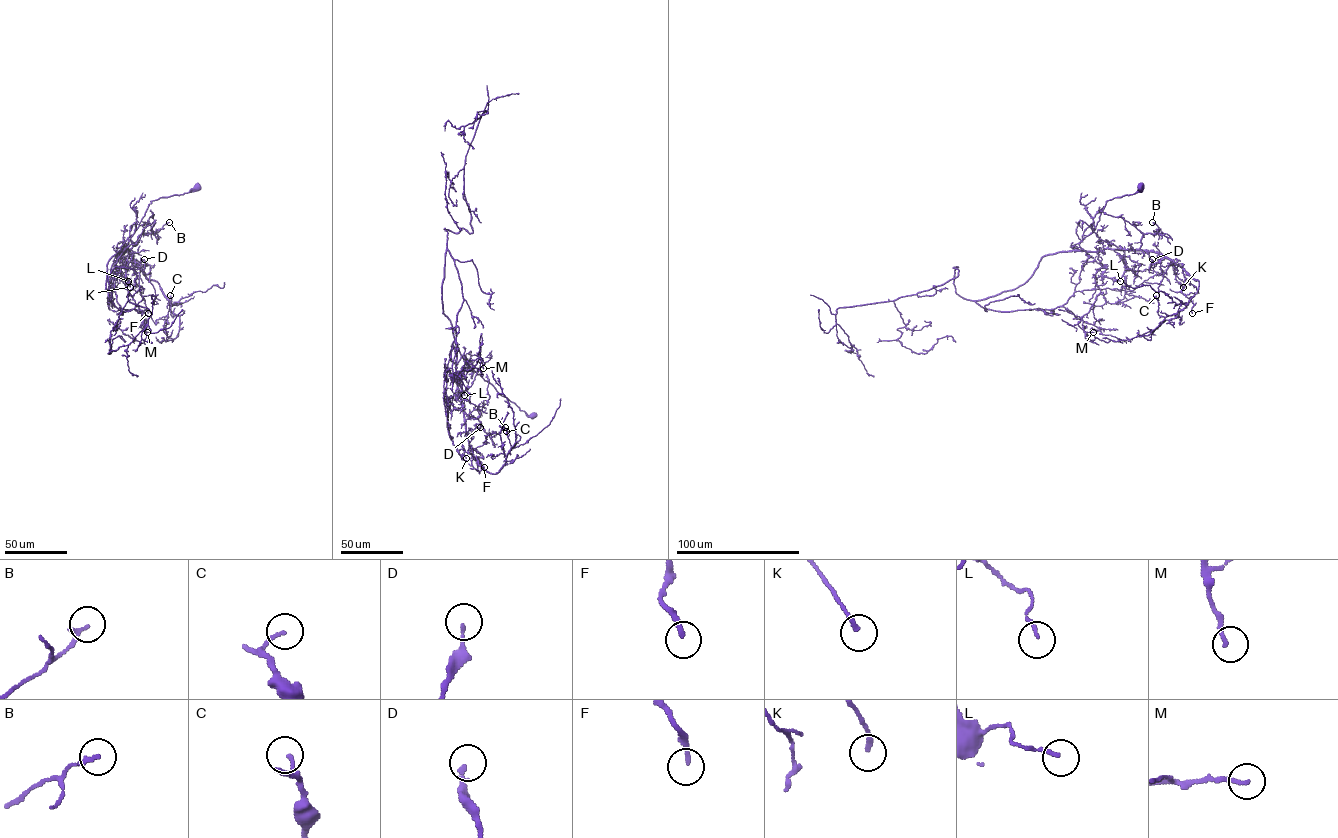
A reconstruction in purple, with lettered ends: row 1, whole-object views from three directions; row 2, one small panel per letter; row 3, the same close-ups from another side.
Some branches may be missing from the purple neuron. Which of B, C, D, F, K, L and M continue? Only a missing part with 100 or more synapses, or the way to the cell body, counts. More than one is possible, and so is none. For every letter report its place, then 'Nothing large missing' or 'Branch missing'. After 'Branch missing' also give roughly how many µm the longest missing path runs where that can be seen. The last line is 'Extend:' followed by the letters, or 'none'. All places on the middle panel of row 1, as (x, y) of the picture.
B: Place: (505, 427). Nothing large missing
C: Place: (506, 431). Nothing large missing
D: Place: (480, 427). Nothing large missing
F: Place: (484, 467). Nothing large missing
K: Place: (466, 458). Nothing large missing
L: Place: (464, 395). Nothing large missing
M: Place: (483, 368). Nothing large missing
Extend: none

